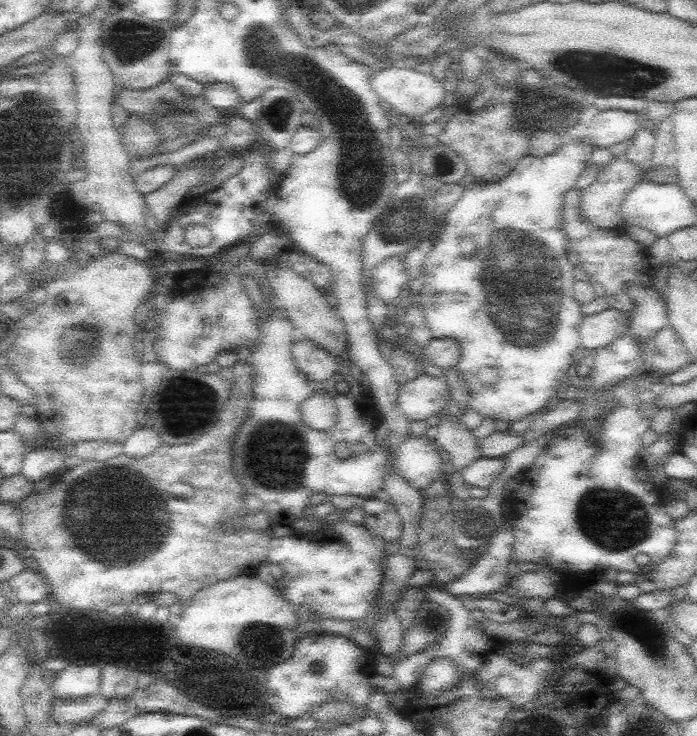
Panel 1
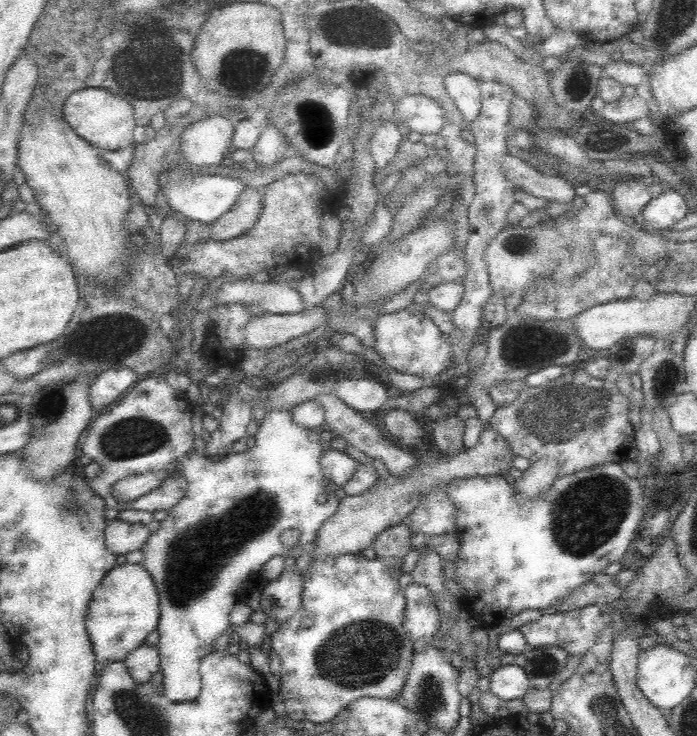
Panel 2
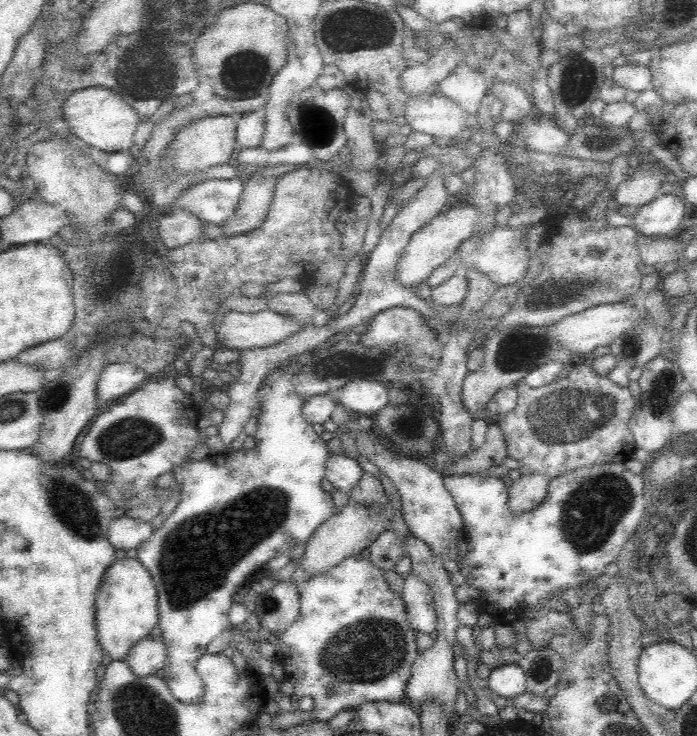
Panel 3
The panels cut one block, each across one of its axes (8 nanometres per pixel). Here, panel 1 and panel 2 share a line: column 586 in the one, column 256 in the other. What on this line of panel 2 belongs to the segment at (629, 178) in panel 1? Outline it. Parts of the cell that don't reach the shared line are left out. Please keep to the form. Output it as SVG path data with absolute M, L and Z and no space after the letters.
M246 188L236 200L234 208L210 224L210 240L232 240L252 230L262 214L262 190Z

